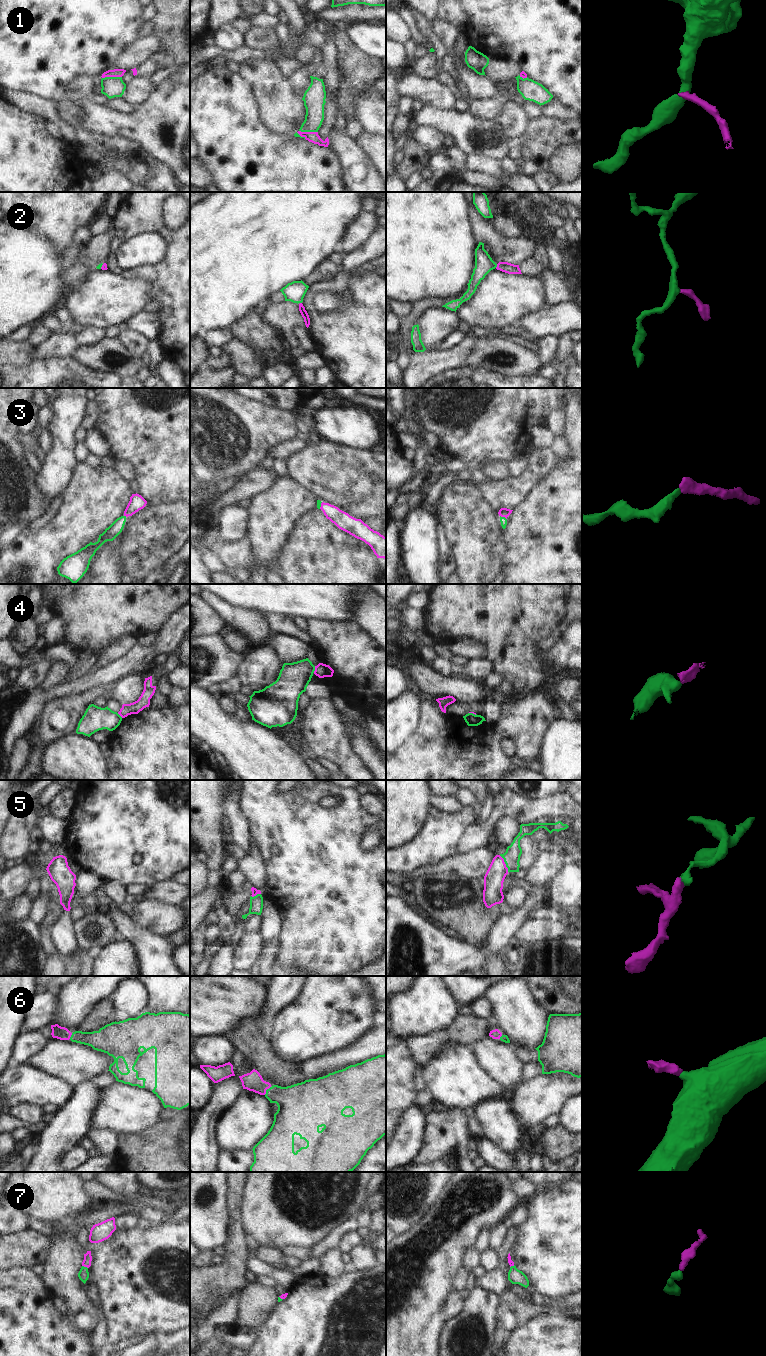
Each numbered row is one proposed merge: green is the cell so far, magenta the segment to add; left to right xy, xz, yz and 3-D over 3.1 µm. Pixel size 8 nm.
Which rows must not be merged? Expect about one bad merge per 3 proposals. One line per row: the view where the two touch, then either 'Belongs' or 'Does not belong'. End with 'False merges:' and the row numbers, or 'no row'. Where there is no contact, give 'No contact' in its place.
1: Touches green in xy. Does not belong
2: Touches green in yz. Belongs
3: Touches green in yz. Belongs
4: Touches green in xz. Does not belong
5: Touches green in yz. Belongs
6: Touches green in xz. Belongs
7: Touches green in xy. Belongs
False merges: 1, 4.

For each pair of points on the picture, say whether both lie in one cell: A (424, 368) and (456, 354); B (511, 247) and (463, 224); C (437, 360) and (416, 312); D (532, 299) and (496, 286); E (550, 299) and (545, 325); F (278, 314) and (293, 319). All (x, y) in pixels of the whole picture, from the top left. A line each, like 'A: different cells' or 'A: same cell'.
A: same cell
B: different cells
C: different cells
D: same cell
E: different cells
F: same cell

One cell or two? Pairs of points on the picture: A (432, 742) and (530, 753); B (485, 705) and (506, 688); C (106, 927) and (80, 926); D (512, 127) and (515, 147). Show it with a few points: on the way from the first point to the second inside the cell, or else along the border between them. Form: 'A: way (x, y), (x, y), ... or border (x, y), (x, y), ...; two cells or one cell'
A: way (456, 760), (506, 760); one cell
B: way (490, 705), (502, 693); one cell
C: way (100, 927), (86, 927); one cell
D: border (529, 119), (526, 129), (520, 135), (510, 139); two cells

